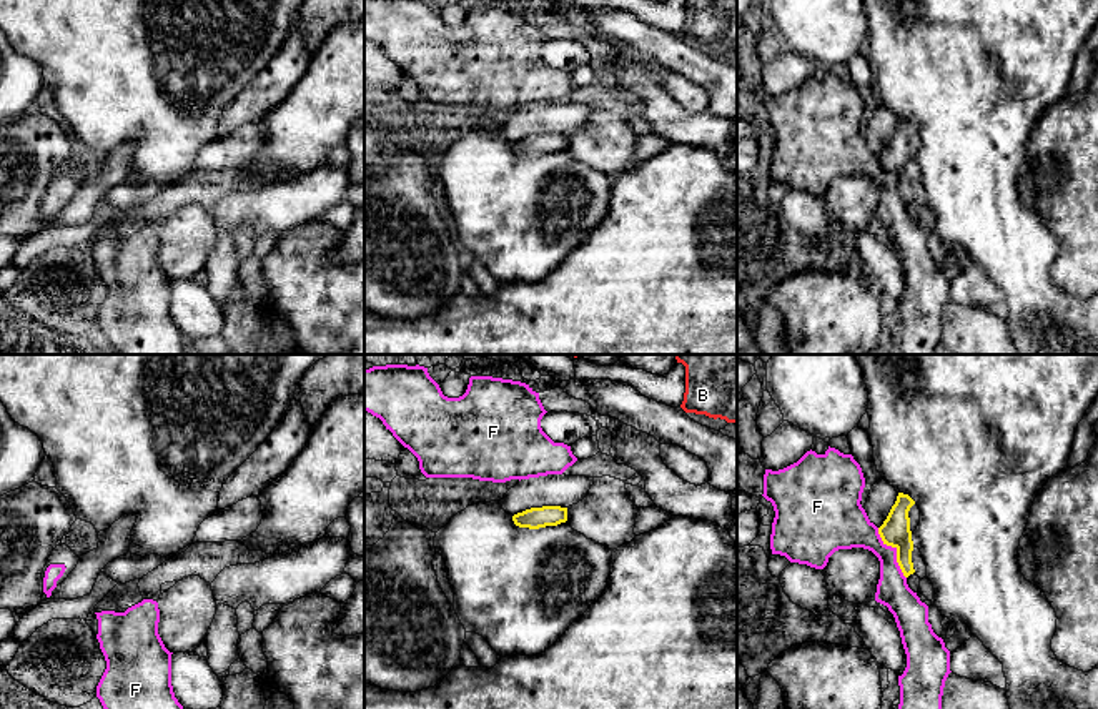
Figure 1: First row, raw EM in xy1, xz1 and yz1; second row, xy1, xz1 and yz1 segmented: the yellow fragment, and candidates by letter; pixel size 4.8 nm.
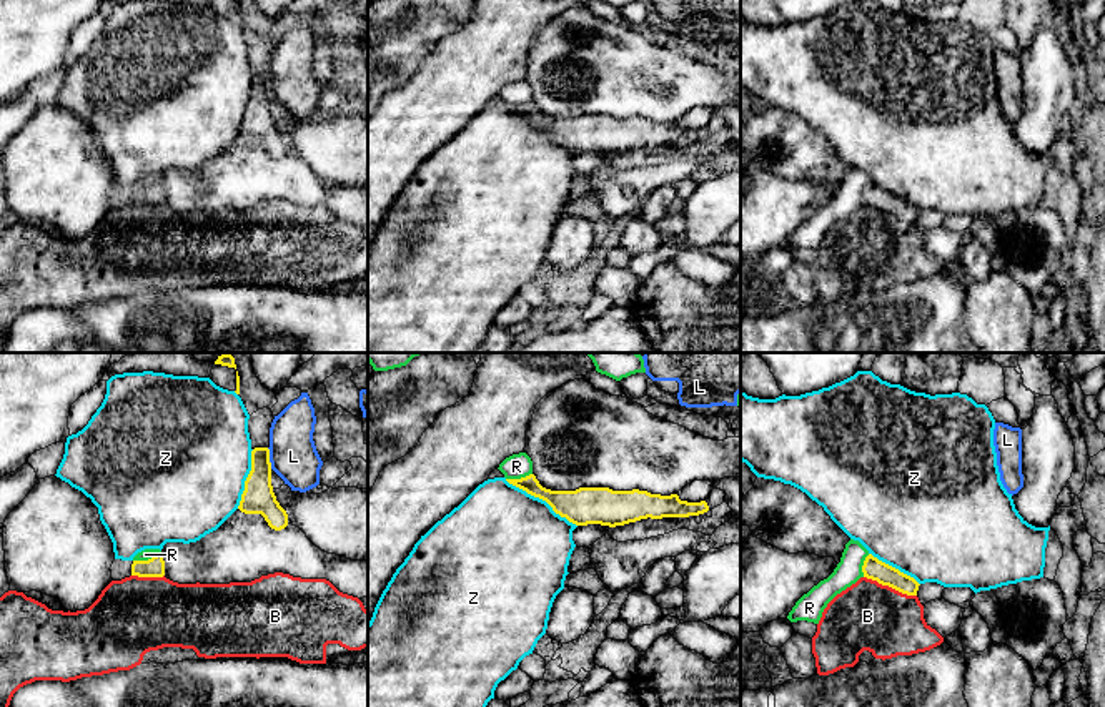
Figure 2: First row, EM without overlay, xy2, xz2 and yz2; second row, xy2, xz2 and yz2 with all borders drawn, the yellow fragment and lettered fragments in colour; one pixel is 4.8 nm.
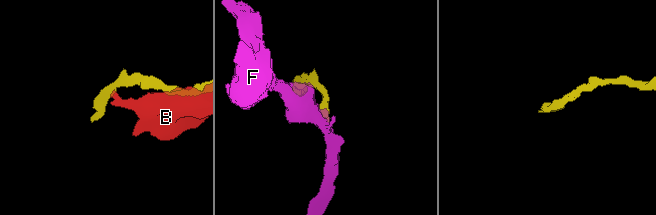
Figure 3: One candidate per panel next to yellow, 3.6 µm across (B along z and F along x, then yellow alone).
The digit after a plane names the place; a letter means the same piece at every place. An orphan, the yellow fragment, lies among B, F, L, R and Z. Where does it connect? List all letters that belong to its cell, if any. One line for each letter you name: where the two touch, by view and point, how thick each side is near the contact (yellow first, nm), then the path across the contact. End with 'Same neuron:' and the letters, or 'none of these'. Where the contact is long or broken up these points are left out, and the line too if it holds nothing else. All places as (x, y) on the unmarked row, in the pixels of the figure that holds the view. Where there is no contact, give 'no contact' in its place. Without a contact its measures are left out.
Same neuron: none of these

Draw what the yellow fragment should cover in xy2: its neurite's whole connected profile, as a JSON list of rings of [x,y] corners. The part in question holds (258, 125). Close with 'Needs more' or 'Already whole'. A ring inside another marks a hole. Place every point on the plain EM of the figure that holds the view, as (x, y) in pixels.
[[[255,75],[251,78],[251,98],[245,108],[238,136],[245,141],[261,141],[275,158],[288,153],[288,141],[273,120],[268,75]]]. Already whole

